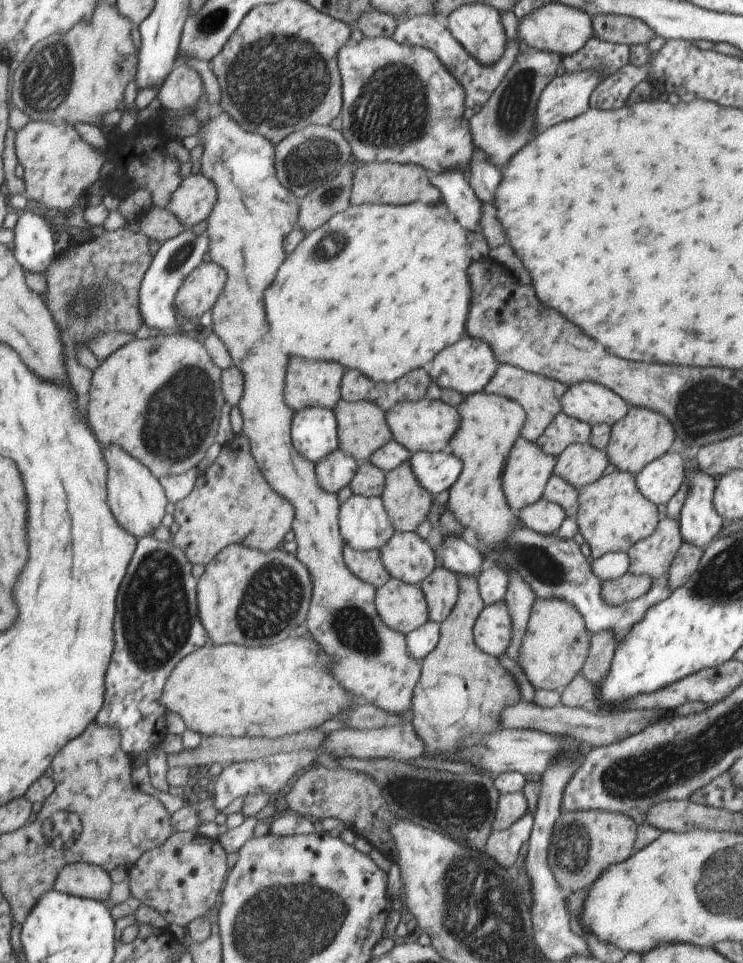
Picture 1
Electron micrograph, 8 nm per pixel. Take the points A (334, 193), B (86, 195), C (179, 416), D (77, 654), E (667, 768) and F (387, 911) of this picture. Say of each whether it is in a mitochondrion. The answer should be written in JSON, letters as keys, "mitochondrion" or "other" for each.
{"A":"mitochondrion","B":"other","C":"mitochondrion","D":"other","E":"mitochondrion","F":"other"}

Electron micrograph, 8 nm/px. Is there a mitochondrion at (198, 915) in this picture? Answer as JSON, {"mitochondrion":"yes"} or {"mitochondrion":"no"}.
{"mitochondrion":"no"}

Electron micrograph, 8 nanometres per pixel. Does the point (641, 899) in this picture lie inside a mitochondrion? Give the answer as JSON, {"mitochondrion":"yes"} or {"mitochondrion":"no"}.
{"mitochondrion":"no"}

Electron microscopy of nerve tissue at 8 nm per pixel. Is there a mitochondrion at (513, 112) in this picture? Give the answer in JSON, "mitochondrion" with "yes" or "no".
{"mitochondrion":"yes"}

